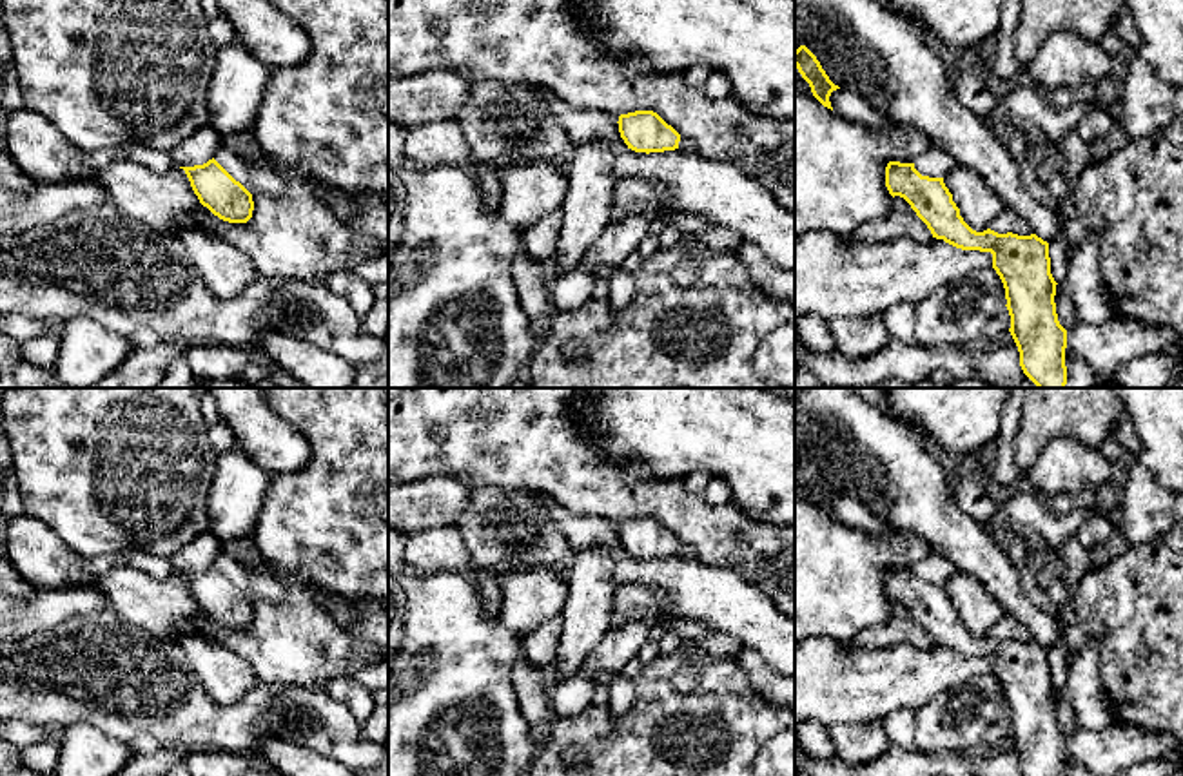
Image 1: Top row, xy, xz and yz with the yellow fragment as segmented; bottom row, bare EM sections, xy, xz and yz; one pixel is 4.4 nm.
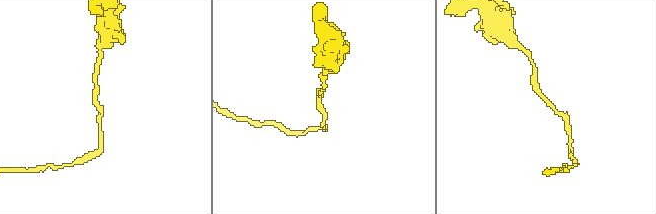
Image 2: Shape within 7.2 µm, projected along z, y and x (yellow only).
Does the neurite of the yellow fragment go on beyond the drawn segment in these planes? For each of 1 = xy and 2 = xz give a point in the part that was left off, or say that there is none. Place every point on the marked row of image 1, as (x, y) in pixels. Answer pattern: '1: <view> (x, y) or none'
1: none
2: none

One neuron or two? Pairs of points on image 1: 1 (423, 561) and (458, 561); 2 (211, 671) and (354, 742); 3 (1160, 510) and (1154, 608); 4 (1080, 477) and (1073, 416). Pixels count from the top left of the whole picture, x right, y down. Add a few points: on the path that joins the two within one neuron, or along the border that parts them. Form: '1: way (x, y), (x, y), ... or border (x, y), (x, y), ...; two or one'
1: way (432, 561), (449, 561); one
2: border (258, 682), (231, 704), (218, 704), (204, 689); two
3: border (1163, 533), (1151, 543), (1129, 546); two
4: border (1098, 450), (1055, 437), (1036, 457); two

